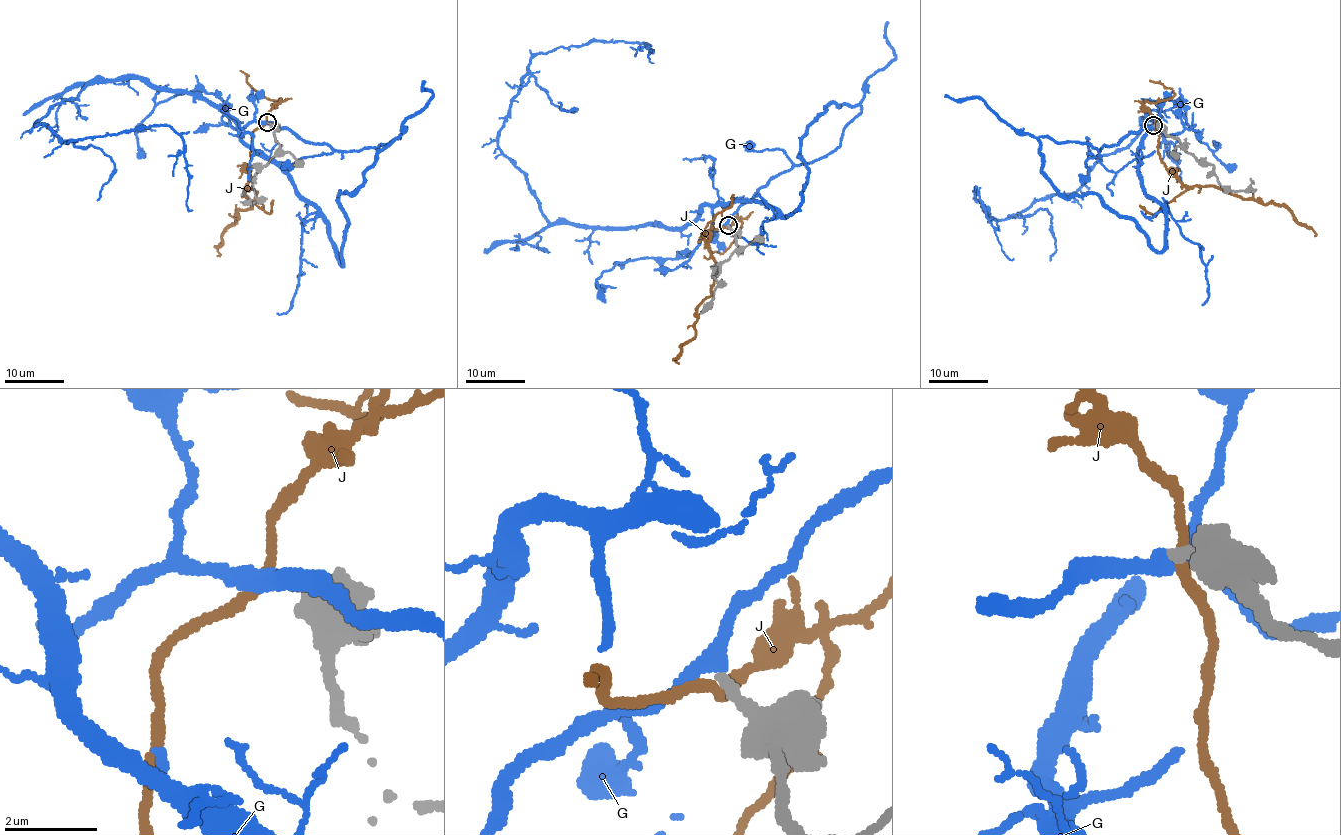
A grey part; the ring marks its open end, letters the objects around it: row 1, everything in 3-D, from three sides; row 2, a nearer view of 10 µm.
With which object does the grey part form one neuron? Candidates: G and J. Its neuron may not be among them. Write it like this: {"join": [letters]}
{"join": ["G"]}

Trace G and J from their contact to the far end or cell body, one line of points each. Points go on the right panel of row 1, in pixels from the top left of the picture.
G: (1152, 125), (1038, 139), (1060, 194), (1162, 250), (1146, 111), (1076, 190), (996, 220), (974, 187), (1013, 259)
J: (1154, 126), (1160, 160), (1184, 184), (1218, 187), (1254, 201), (1281, 204), (1296, 220), (1310, 226), (1314, 236)

